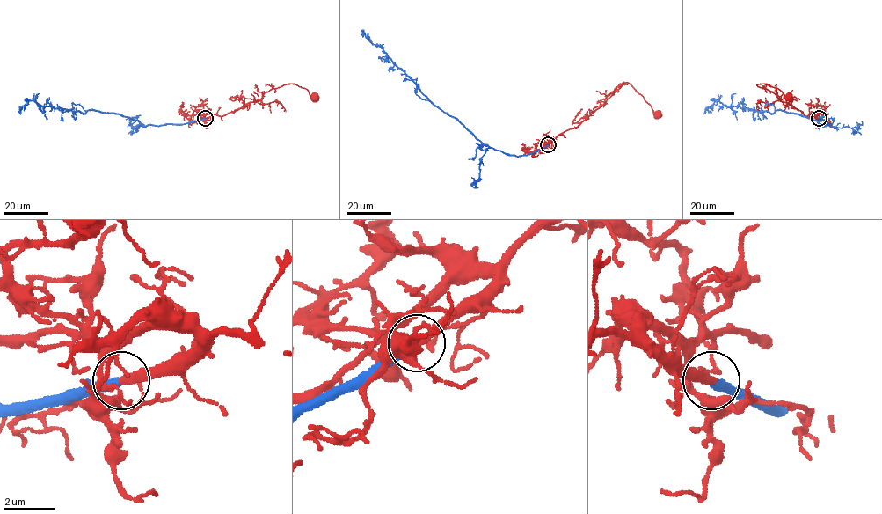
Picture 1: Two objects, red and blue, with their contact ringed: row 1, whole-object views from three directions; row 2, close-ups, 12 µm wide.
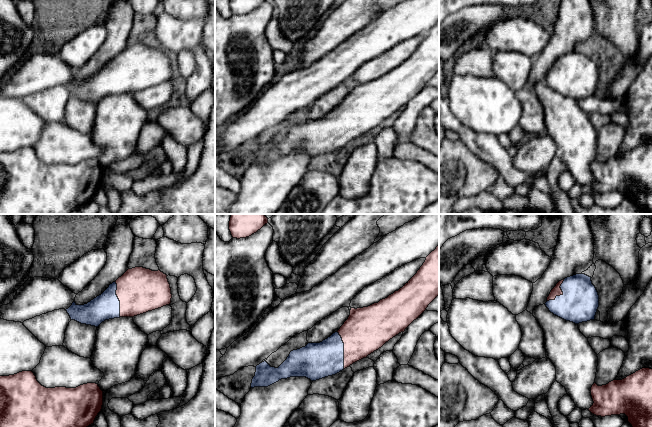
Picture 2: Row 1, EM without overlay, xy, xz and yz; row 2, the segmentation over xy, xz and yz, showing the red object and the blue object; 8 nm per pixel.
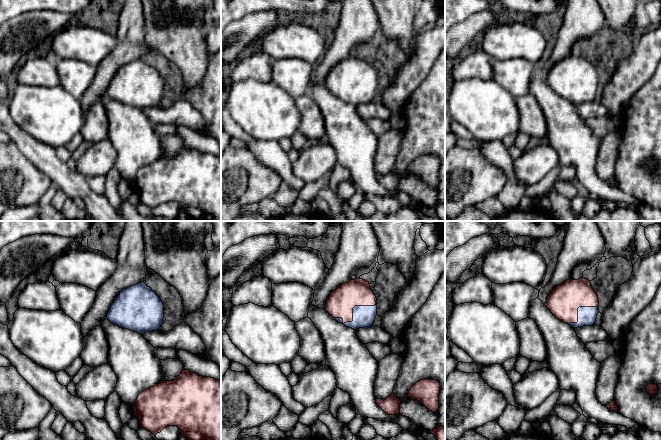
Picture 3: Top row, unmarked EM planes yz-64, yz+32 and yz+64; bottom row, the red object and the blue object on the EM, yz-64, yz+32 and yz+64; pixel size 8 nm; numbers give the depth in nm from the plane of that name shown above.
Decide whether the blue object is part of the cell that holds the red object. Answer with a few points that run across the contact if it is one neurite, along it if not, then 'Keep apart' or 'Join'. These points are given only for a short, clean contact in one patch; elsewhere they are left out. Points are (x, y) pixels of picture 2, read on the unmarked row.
Join

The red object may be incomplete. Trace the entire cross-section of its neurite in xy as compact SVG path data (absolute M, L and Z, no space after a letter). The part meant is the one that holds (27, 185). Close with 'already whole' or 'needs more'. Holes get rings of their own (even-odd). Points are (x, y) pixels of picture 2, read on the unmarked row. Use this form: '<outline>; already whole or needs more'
M22 147L14 151L0 152L0 214L70 214L75 209L80 209L84 204L94 199L103 181L103 167L96 159L87 159L76 164L55 163L46 164L36 155L32 147Z; already whole

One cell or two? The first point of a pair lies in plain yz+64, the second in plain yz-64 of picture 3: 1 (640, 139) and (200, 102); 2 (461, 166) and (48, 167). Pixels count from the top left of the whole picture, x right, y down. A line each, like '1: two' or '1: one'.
1: one
2: two

